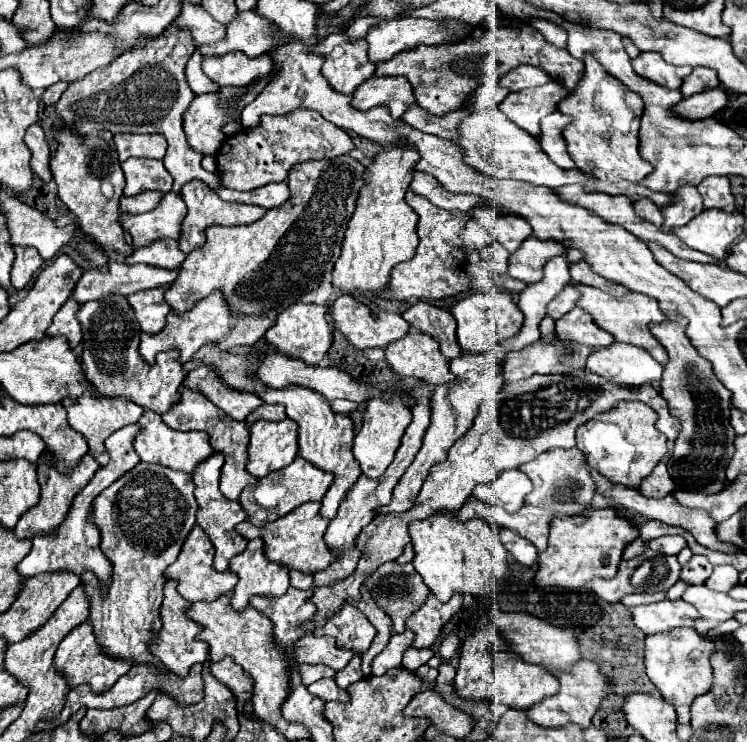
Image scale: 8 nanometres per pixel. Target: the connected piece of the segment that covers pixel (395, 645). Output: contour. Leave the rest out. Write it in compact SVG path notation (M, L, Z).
M407 629L405 633L393 635L387 643L387 647L373 659L371 663L371 675L385 675L389 669L401 665L401 657L405 649L413 643L413 633Z

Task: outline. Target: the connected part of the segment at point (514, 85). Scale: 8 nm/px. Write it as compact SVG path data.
M519 65L499 79L499 83L509 91L523 91L527 87L545 85L547 81L551 81L551 77L547 77L543 69L535 69L533 65Z

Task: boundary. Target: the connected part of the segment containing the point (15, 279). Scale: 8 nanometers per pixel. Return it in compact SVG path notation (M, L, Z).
M13 247L15 249L15 261L11 269L11 283L15 289L23 289L35 271L43 265L41 255L33 247Z

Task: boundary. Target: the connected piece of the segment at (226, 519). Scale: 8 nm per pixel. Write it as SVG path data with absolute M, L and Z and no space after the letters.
M213 453L211 457L207 457L205 461L201 461L195 467L193 483L195 483L195 499L199 503L197 525L207 533L207 537L211 539L211 543L215 547L215 569L217 571L227 571L229 569L229 559L243 553L243 549L247 547L247 539L241 537L239 533L235 533L235 525L247 519L247 511L241 507L239 501L231 501L219 491L221 467L223 467L223 455Z

